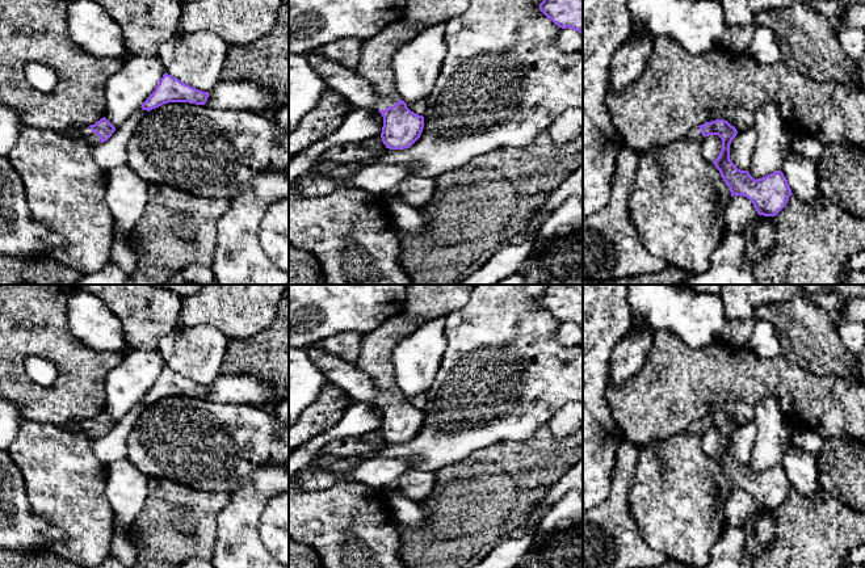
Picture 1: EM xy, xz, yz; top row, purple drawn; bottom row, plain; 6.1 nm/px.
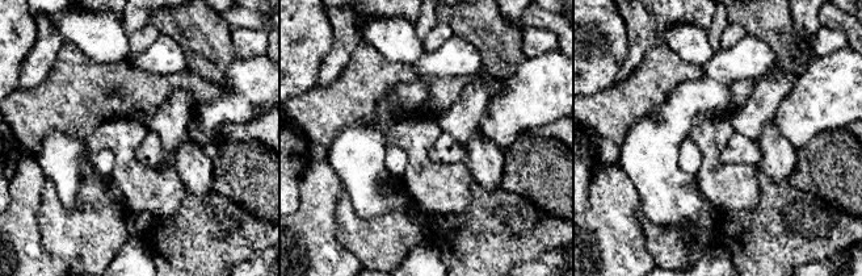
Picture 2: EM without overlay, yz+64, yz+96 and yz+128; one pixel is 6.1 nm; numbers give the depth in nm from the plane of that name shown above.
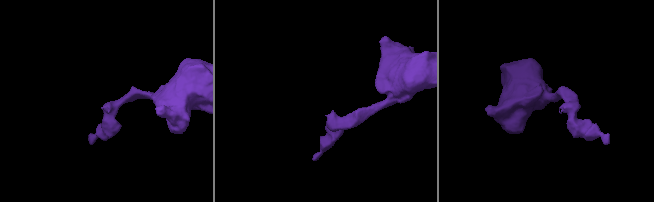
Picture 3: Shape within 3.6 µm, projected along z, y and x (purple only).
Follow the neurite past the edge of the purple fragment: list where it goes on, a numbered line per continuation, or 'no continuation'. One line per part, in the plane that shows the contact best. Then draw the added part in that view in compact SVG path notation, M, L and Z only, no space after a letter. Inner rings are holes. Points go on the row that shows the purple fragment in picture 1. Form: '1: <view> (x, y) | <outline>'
1: xz (357, 91) | M315 52L307 55L308 64L327 83L357 109L385 110L402 98L398 94L379 96L373 85L354 71Z

